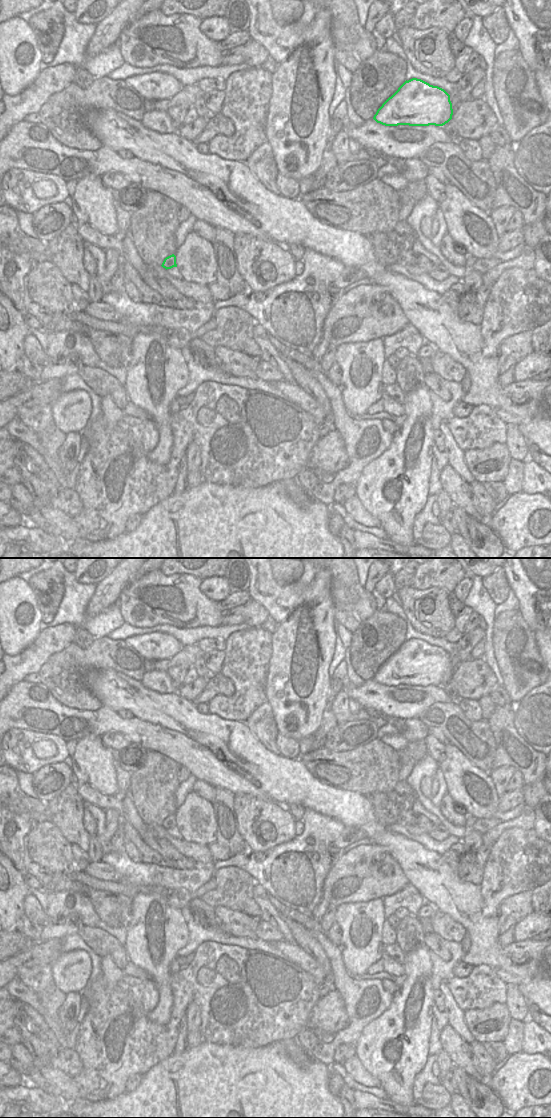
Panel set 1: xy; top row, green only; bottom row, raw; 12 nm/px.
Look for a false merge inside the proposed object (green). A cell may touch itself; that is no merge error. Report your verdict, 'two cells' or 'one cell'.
one cell

